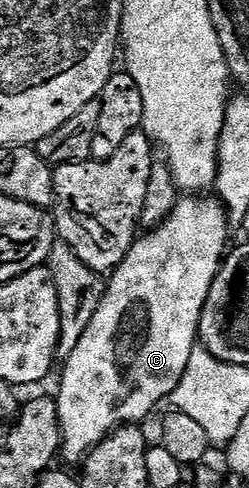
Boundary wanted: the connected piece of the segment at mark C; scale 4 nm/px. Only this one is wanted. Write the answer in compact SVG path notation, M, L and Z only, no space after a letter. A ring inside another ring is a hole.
M196 194L191 198L180 198L164 224L145 231L143 235L132 241L132 249L126 254L126 258L122 258L122 262L107 277L104 297L94 314L94 318L90 318L90 326L86 326L86 334L82 334L82 339L78 341L74 354L70 354L70 358L63 361L62 364L64 373L60 376L60 393L55 393L54 399L59 406L63 459L66 458L70 463L78 463L77 465L79 465L97 444L100 444L107 438L109 432L114 432L116 429L125 426L135 425L137 422L144 422L140 420L146 419L163 400L165 403L171 397L172 392L176 389L178 382L182 378L182 374L186 370L186 366L190 362L190 354L198 347L198 333L200 331L202 310L204 309L206 298L210 294L210 286L218 274L218 270L226 255L226 249L229 247L228 231L230 231L228 211L226 211L220 200L212 194Z

